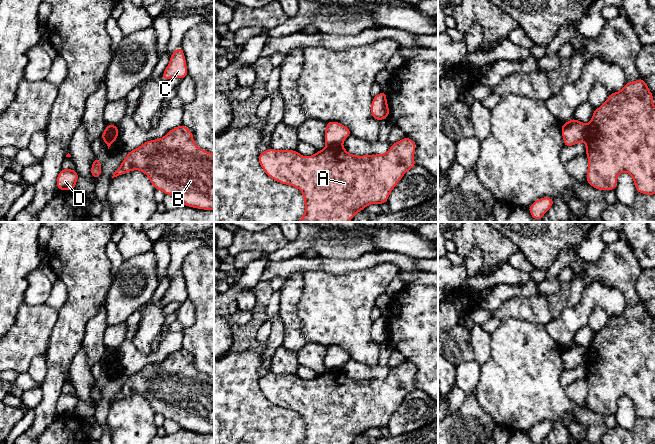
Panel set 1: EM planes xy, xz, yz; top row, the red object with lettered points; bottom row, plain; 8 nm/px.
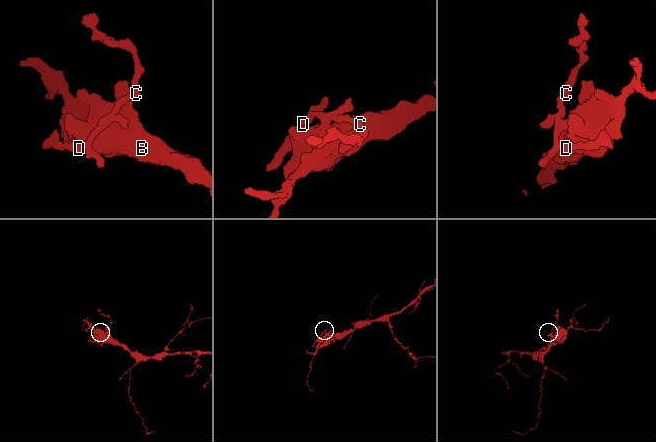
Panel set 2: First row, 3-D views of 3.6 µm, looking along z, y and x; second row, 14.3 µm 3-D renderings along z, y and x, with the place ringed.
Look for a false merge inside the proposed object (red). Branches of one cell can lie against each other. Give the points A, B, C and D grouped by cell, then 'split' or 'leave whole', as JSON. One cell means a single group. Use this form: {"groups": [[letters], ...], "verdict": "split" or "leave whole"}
{"groups": [["A", "B"], ["C", "D"]], "verdict": "split"}

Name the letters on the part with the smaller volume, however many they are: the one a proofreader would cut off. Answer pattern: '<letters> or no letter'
C, D

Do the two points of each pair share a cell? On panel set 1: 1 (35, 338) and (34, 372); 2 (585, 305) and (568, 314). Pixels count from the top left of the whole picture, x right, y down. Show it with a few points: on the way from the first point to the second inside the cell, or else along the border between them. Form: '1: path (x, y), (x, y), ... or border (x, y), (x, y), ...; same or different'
1: border (45, 354), (35, 356), (26, 371); different
2: path (581, 309), (576, 314), (572, 314); same

